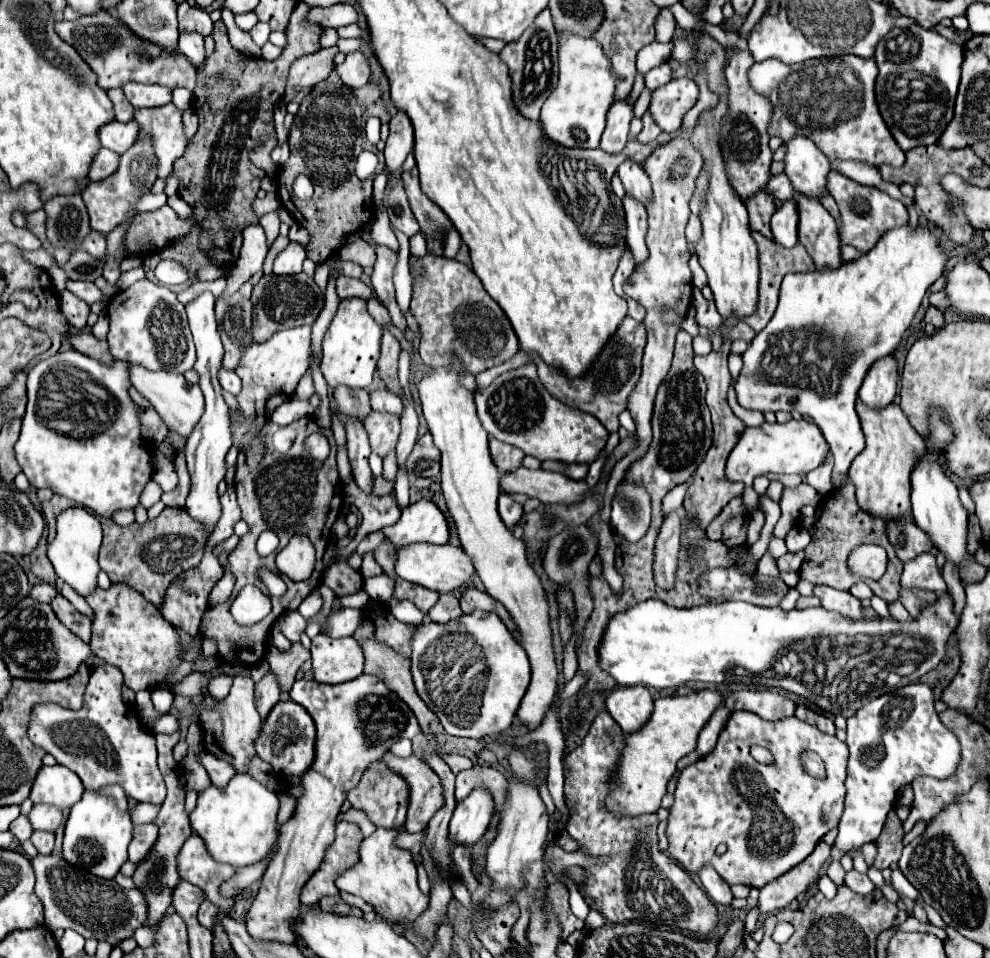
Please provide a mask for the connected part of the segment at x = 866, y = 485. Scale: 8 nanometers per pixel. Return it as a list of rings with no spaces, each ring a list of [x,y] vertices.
[[[857,400],[857,414],[861,418],[861,428],[865,434],[865,450],[853,460],[849,468],[849,480],[857,488],[857,502],[859,506],[871,514],[873,518],[883,518],[887,522],[899,522],[899,520],[911,520],[911,472],[915,470],[915,464],[919,464],[919,454],[925,454],[925,440],[911,428],[907,416],[901,412],[899,406],[889,404],[883,410],[871,410],[863,406]]]

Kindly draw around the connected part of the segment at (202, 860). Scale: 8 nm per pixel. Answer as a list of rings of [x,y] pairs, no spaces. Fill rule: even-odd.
[[[189,836],[177,856],[179,876],[201,890],[205,890],[207,898],[217,904],[225,914],[231,910],[233,900],[223,900],[219,896],[219,886],[223,880],[229,880],[235,874],[235,868],[229,864],[219,864],[211,860],[203,840],[199,836]]]

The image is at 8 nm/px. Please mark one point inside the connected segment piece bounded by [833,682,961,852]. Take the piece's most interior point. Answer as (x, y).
(892, 739)

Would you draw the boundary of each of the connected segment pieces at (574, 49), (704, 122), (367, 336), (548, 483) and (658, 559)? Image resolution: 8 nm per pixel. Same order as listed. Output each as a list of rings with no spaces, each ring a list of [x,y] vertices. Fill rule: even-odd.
[[[559,32],[559,84],[541,108],[541,126],[549,140],[567,148],[597,148],[605,128],[605,114],[613,104],[615,76],[611,62],[593,38]],[[579,128],[581,132],[573,130]]]
[[[703,34],[697,42],[697,56],[695,56],[699,68],[707,68],[709,74],[709,88],[719,96],[719,104],[715,108],[709,108],[701,112],[699,124],[693,130],[691,142],[699,152],[703,154],[707,166],[709,166],[709,188],[705,196],[705,212],[701,214],[703,222],[703,238],[695,244],[699,262],[709,278],[709,288],[715,294],[715,306],[723,320],[745,320],[751,316],[759,302],[759,252],[757,244],[751,238],[747,210],[743,208],[743,202],[739,196],[735,196],[735,190],[729,182],[729,176],[725,174],[725,164],[719,152],[719,120],[727,112],[727,84],[721,78],[723,64],[725,64],[725,48],[713,40],[711,36]]]
[[[359,298],[341,300],[331,320],[331,326],[323,338],[321,372],[329,388],[333,390],[341,384],[351,386],[351,388],[367,388],[373,382],[373,374],[377,368],[379,340],[381,340],[381,326],[367,312],[365,300],[359,300]]]
[[[517,468],[515,472],[505,472],[501,476],[501,492],[515,494],[523,492],[531,498],[539,498],[541,502],[563,502],[571,504],[577,502],[587,490],[587,482],[583,480],[571,480],[559,472],[547,472],[547,470],[527,470]]]
[[[671,512],[665,518],[655,542],[653,572],[655,572],[655,584],[663,590],[671,590],[675,586],[675,572],[681,552],[679,536],[681,536],[681,516],[677,512]]]

